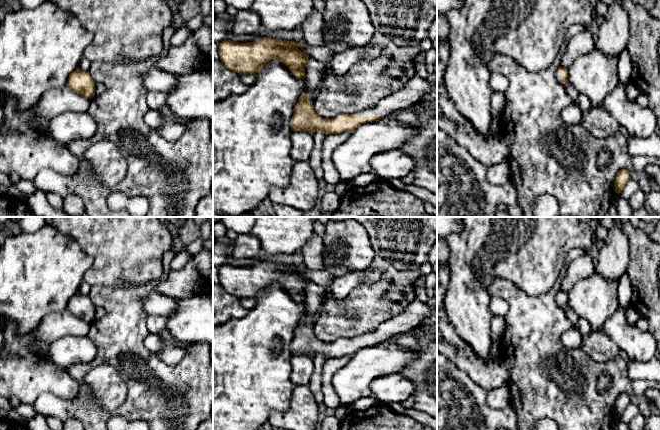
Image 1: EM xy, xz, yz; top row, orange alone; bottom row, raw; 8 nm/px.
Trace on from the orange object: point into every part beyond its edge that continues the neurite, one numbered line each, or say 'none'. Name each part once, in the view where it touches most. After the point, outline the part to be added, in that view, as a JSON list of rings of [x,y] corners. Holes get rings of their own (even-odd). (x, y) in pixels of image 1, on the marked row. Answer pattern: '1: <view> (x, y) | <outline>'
1: xz (416, 88) | [[[418,75],[413,76],[397,92],[386,96],[372,108],[357,112],[358,116],[379,116],[381,119],[395,110],[410,108],[432,90],[432,85]]]

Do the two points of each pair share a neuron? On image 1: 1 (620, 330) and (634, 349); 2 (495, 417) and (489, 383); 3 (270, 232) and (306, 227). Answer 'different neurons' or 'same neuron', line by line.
1: same neuron
2: different neurons
3: same neuron

